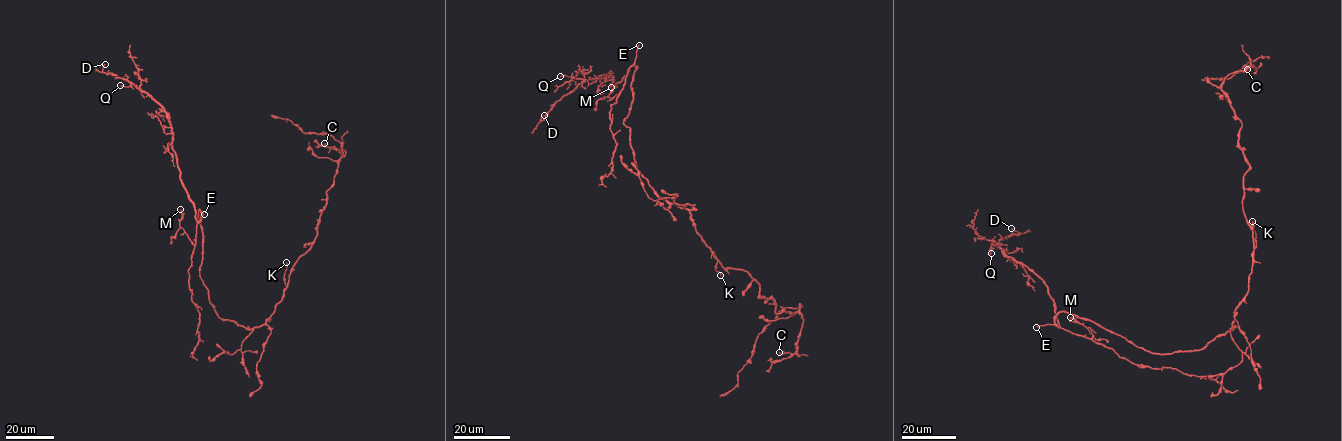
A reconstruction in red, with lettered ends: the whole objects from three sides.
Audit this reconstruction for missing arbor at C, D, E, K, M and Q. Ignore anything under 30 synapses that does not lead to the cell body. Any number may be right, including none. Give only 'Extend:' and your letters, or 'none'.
Extend: E

